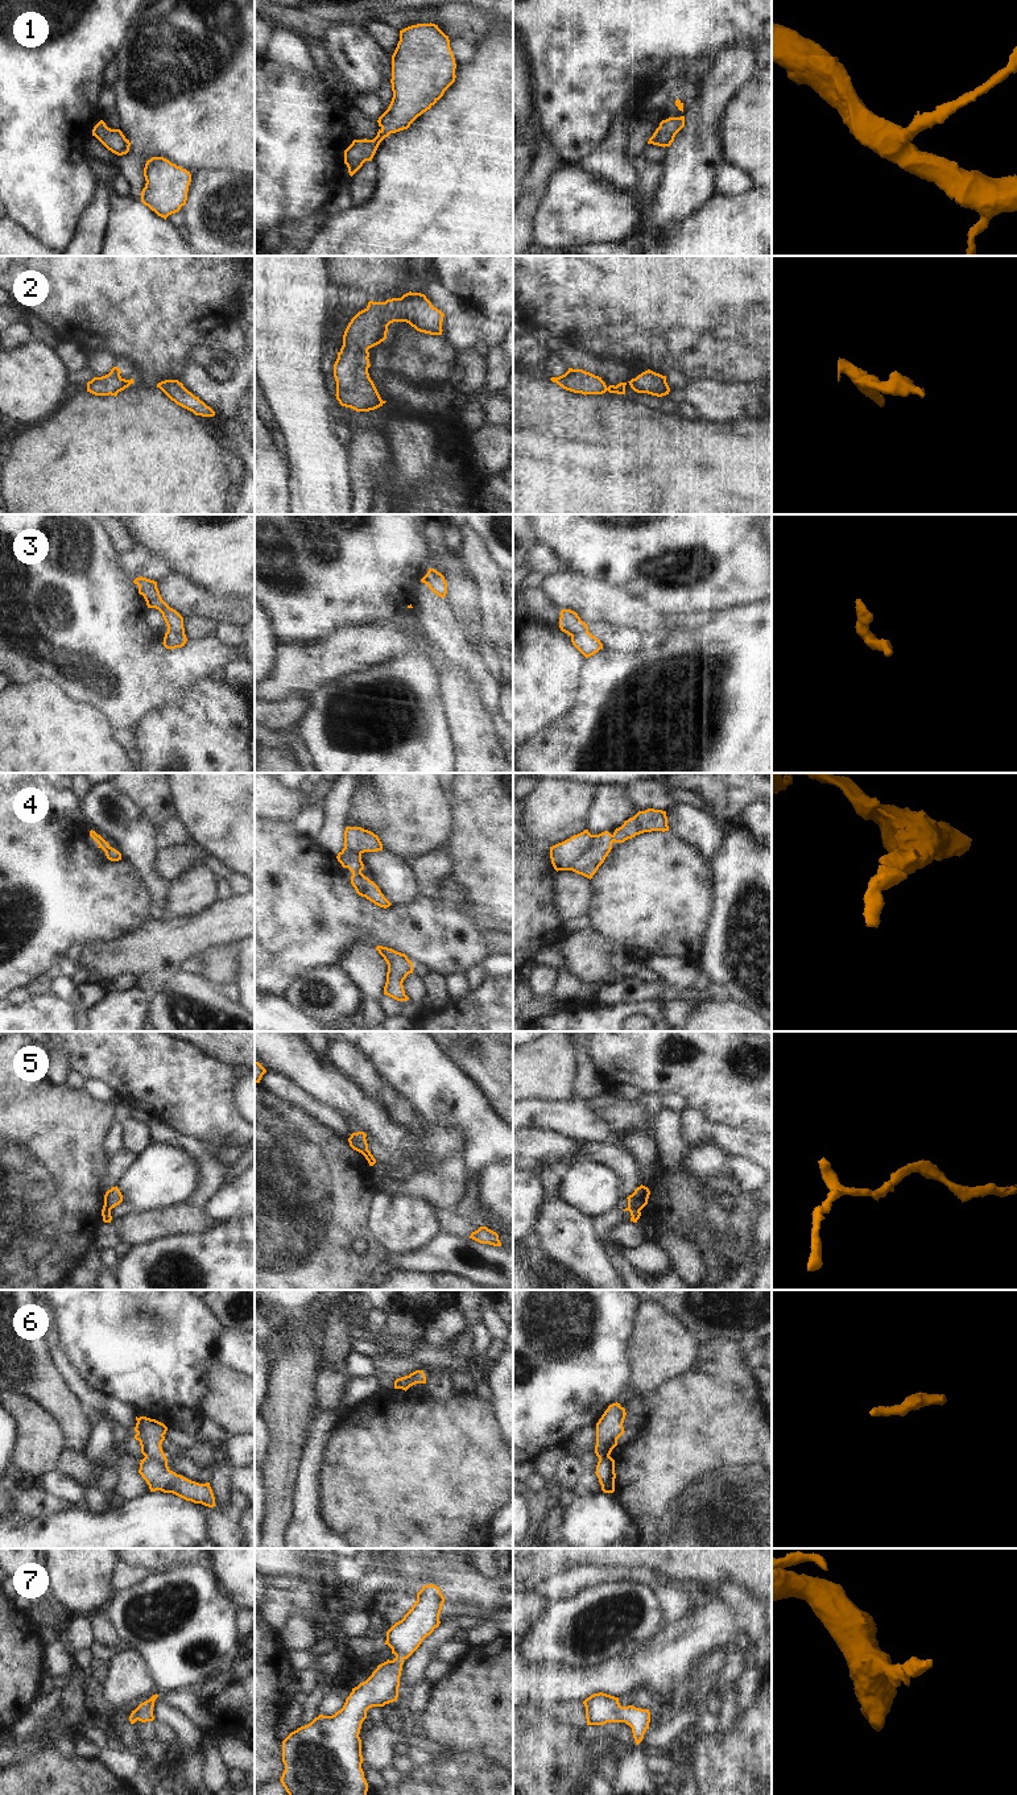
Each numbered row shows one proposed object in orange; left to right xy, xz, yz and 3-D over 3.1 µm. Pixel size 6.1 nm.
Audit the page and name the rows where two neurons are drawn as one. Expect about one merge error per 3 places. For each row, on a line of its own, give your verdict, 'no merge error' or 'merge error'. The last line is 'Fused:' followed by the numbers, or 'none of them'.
1: no merge error
2: no merge error
3: no merge error
4: no merge error
5: merge error
6: merge error
7: no merge error
Fused: 5, 6

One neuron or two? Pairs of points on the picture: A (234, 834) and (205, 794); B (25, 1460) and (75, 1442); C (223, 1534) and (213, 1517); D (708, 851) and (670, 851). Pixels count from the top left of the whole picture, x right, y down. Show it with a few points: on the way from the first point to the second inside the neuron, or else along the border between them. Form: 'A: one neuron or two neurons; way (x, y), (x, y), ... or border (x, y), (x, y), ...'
A: one neuron; way (234, 824), (214, 803)
B: two neurons; border (44, 1409), (56, 1421), (62, 1434)
C: one neuron; way (219, 1530), (215, 1521)
D: two neurons; border (673, 834), (690, 843), (708, 864)

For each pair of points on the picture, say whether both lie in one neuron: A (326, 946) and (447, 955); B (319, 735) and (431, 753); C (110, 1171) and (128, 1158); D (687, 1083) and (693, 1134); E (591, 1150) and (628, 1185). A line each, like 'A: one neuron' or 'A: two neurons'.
A: one neuron
B: one neuron
C: one neuron
D: two neurons
E: one neuron

